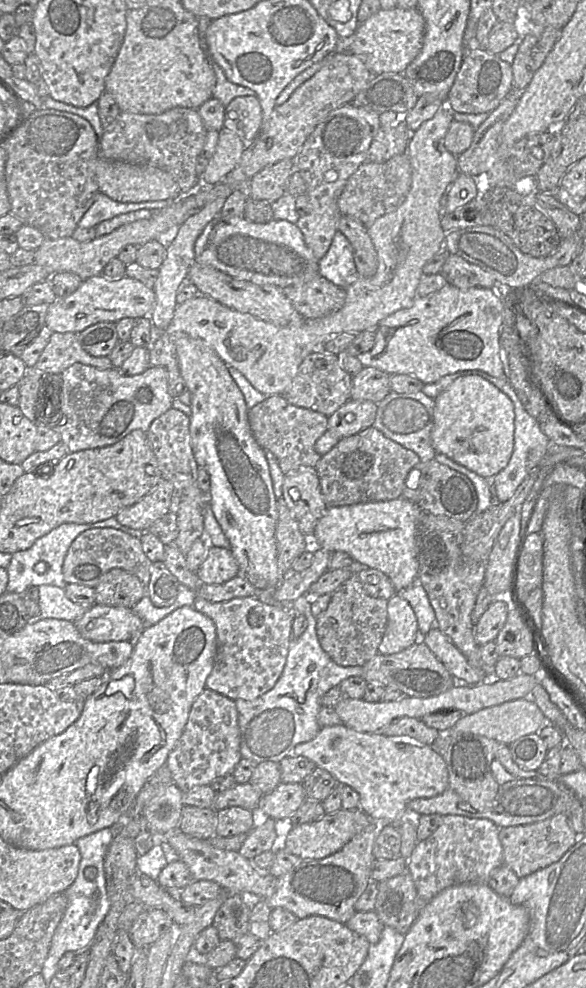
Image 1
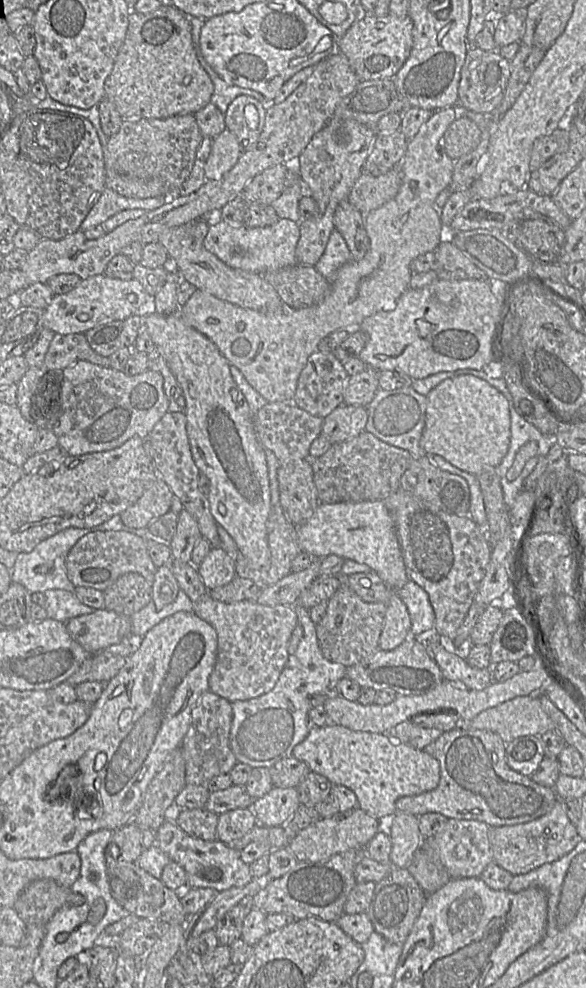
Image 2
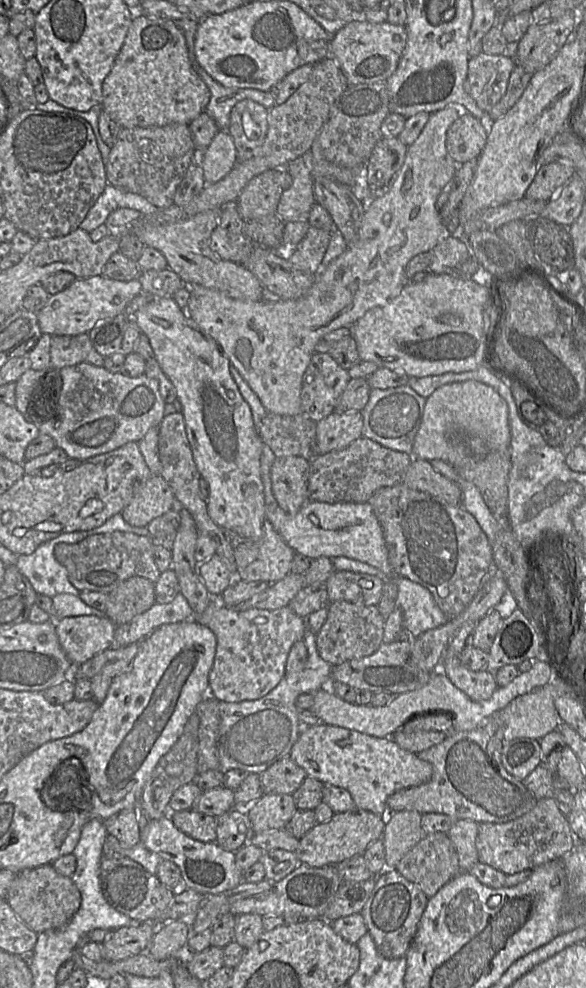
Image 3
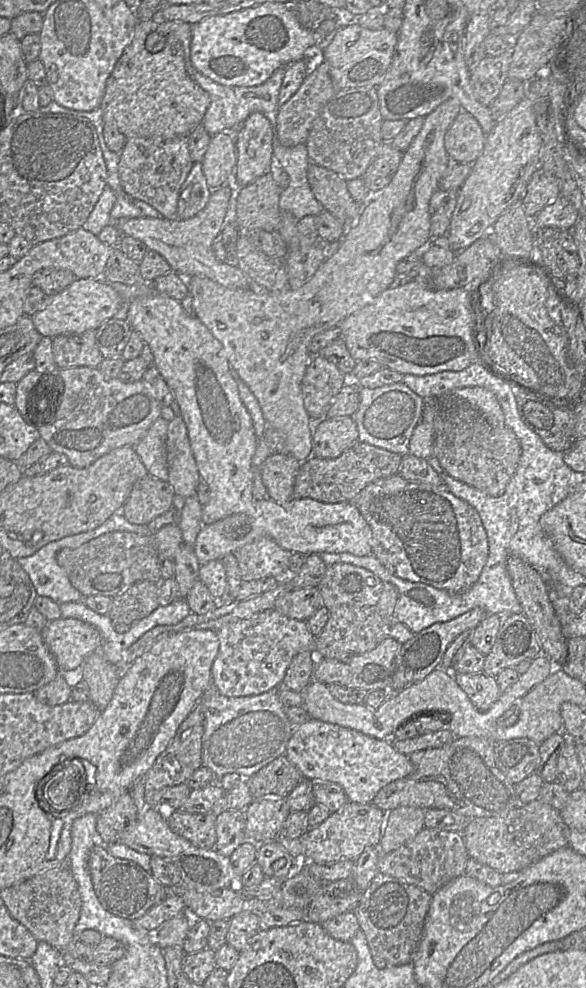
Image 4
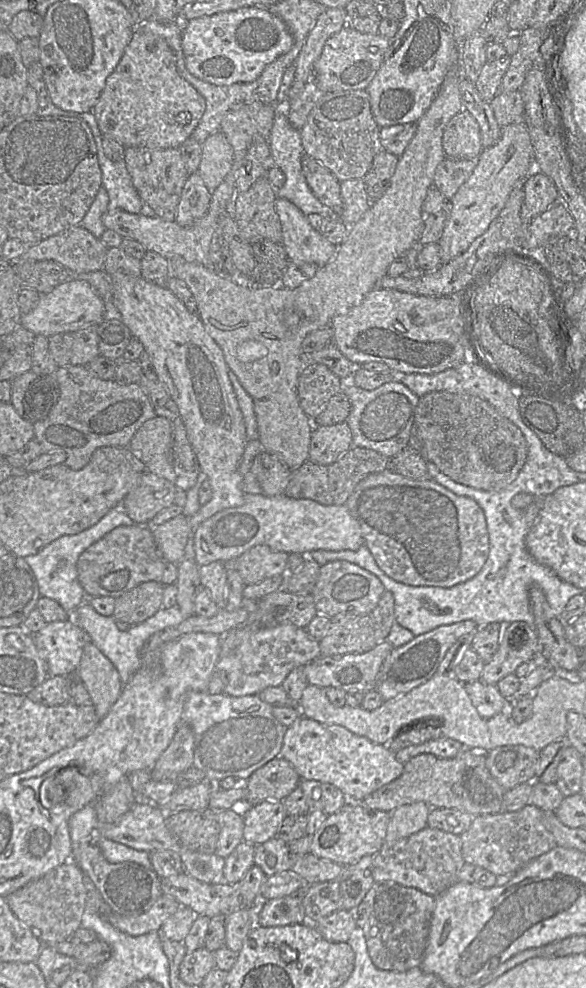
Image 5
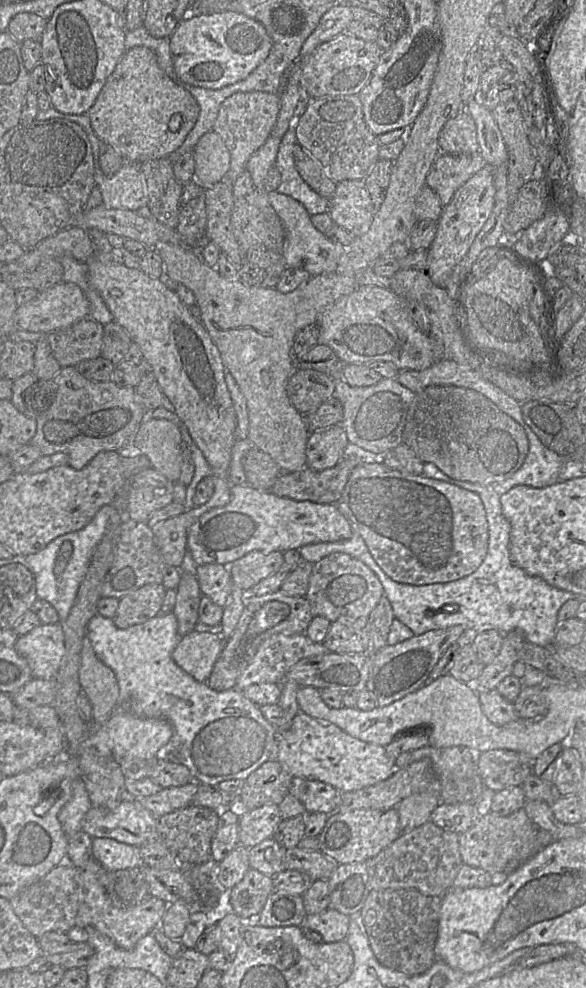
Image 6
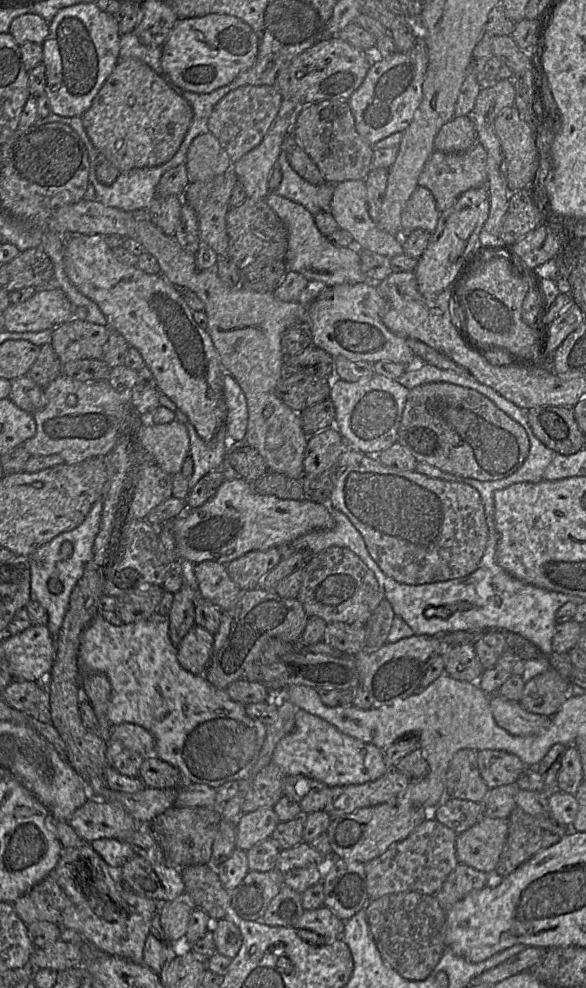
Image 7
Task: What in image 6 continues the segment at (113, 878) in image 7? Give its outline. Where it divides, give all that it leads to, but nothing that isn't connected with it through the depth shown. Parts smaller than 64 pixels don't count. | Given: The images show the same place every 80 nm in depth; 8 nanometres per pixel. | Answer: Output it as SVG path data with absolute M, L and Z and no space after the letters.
M90 859L85 867L77 868L76 882L80 887L80 904L75 918L75 926L81 928L92 926L109 937L119 948L132 950L141 938L160 927L168 904L160 898L149 897L131 909L115 907L100 882L102 868L95 859Z

